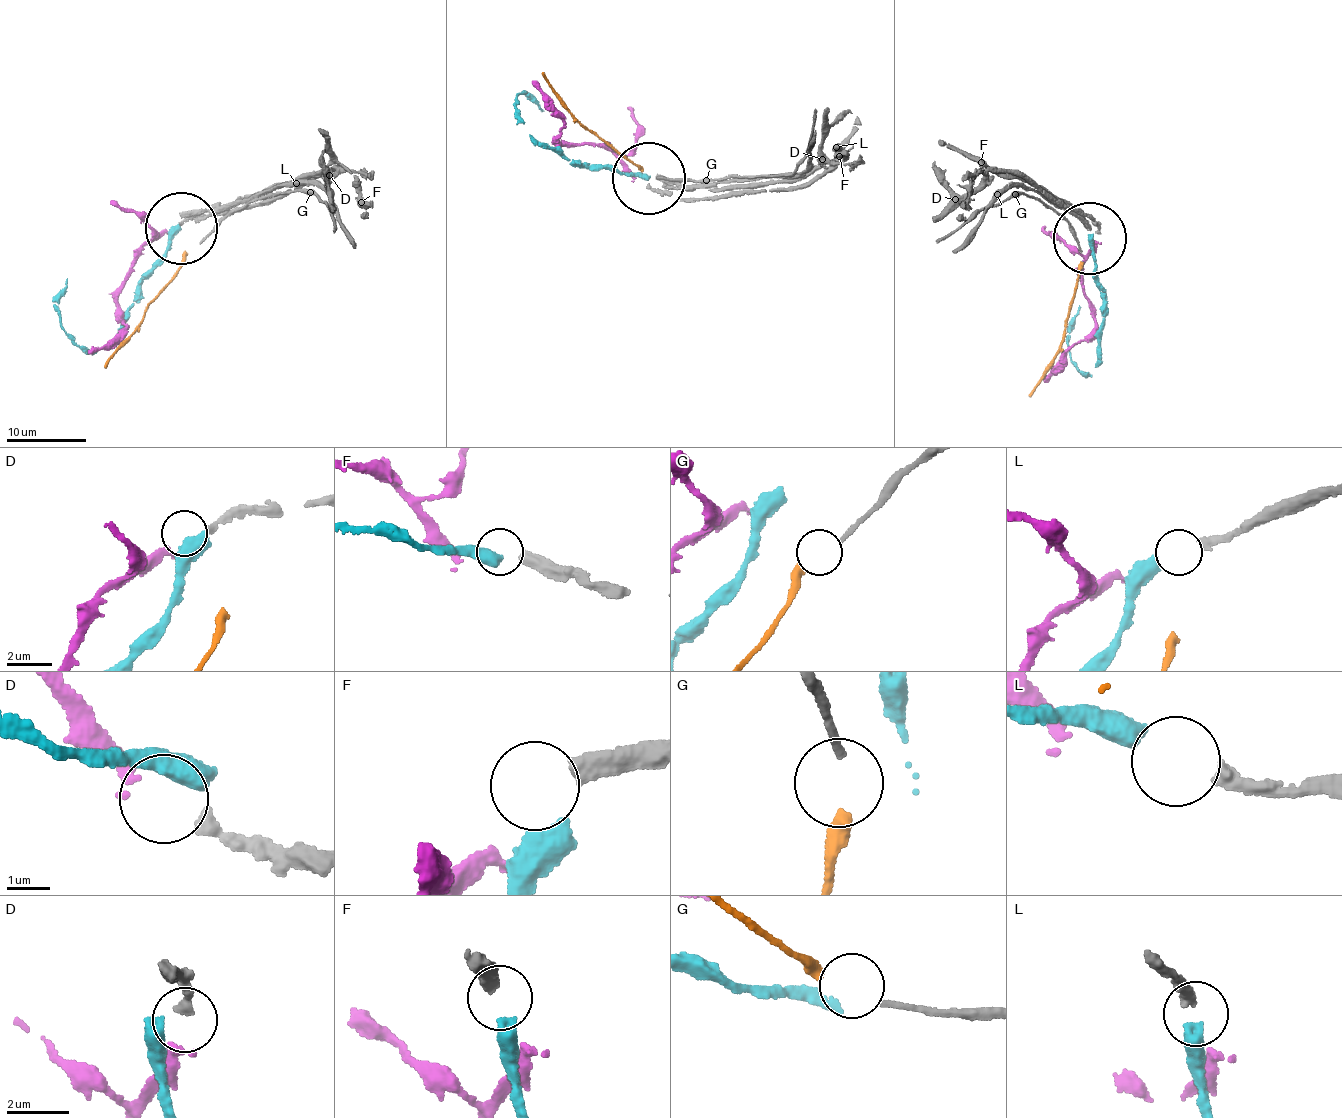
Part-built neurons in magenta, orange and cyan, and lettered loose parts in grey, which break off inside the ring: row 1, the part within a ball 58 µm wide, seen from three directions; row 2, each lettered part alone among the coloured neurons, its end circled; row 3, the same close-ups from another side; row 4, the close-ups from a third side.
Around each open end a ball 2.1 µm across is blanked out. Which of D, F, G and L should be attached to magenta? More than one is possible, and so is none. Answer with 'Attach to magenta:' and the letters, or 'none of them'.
Attach to magenta: D

